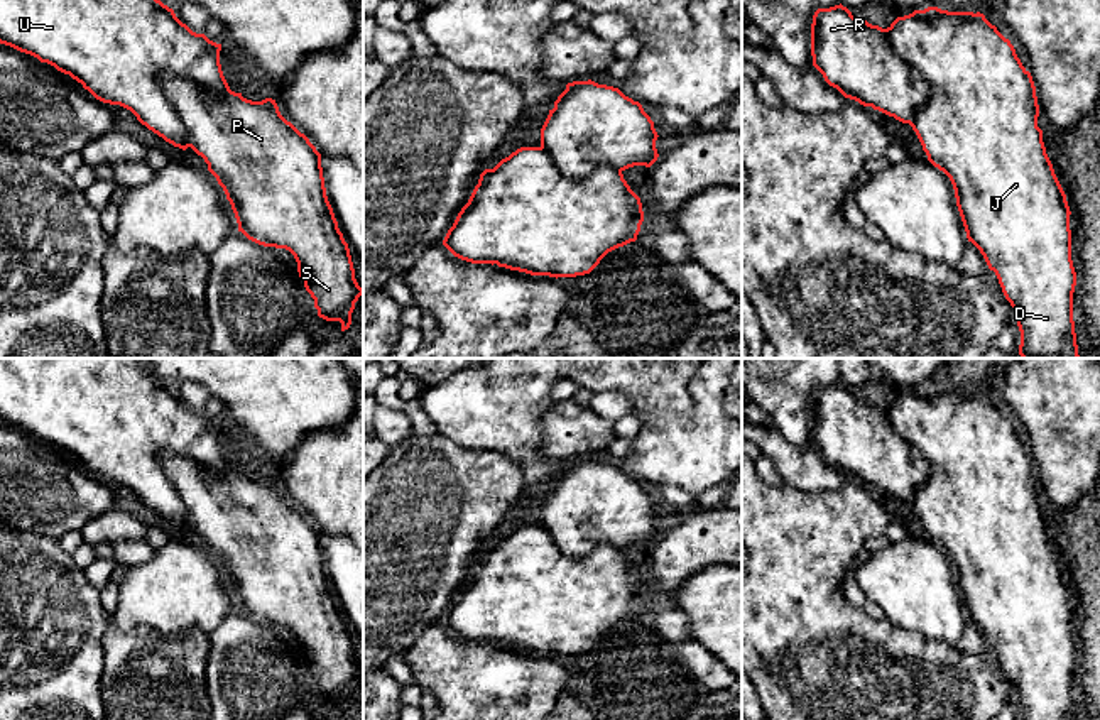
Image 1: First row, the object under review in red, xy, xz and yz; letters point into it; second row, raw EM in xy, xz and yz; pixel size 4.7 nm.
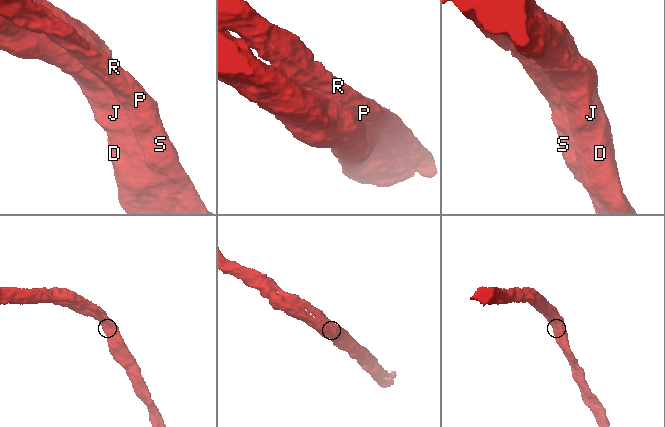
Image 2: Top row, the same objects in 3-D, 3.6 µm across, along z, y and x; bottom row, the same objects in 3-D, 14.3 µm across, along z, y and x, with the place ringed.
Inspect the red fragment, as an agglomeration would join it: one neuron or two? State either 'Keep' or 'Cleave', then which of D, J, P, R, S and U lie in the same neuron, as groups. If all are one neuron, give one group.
Keep. Groups: D J P R S U

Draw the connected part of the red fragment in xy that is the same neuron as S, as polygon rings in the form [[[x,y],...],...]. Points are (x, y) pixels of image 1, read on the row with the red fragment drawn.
[[[0,0],[0,44],[69,74],[96,100],[130,110],[142,125],[174,147],[191,147],[223,188],[238,232],[259,245],[289,250],[318,316],[340,321],[341,331],[350,328],[363,289],[355,279],[348,243],[326,196],[321,154],[280,115],[275,100],[252,101],[230,90],[220,64],[221,44],[193,32],[161,0]]]

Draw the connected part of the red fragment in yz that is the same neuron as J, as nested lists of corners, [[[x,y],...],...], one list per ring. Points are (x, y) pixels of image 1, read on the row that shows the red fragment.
[[[840,5],[818,8],[811,24],[813,66],[845,98],[872,106],[916,132],[928,161],[943,171],[955,189],[956,206],[972,242],[995,272],[1005,299],[1017,313],[1022,358],[1080,358],[1073,292],[1070,206],[1046,154],[1037,127],[1039,105],[1031,73],[1014,46],[983,14],[948,12],[938,7],[897,17],[887,29],[857,20]]]

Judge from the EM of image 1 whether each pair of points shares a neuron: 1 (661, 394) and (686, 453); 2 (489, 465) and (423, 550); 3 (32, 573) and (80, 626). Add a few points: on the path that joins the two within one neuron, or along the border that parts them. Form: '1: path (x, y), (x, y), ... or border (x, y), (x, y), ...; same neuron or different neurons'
1: border (690, 381), (685, 413), (642, 423); different neurons
2: path (470, 485), (426, 529); same neuron
3: path (41, 587), (66, 612); same neuron

